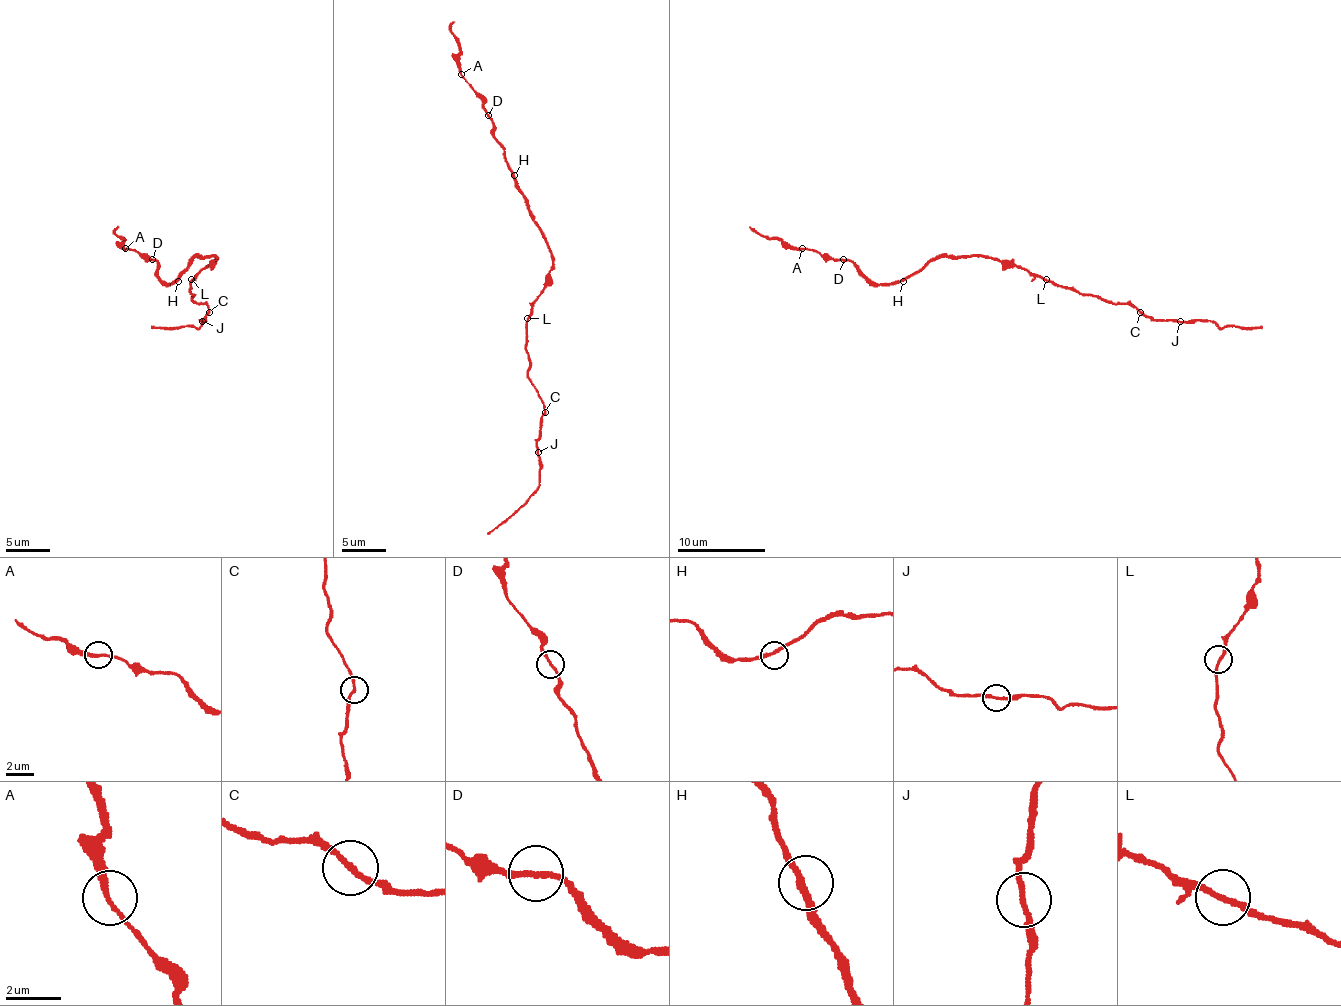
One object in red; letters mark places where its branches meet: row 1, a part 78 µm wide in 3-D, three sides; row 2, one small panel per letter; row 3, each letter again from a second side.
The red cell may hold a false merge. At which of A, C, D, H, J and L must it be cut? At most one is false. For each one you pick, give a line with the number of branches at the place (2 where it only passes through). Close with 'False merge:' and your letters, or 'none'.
False merge: none

